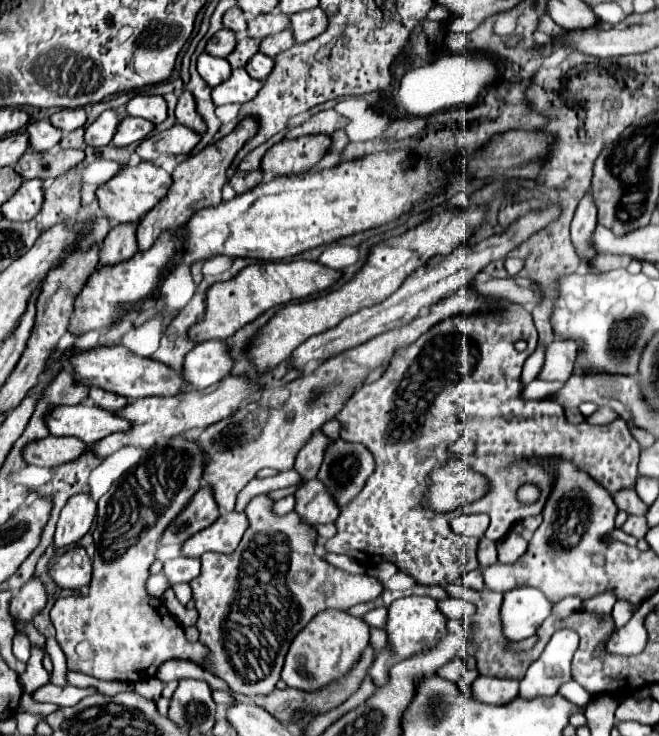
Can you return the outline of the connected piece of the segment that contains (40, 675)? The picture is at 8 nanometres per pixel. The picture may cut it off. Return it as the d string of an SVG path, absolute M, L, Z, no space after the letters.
M36 646L31 647L30 660L26 663L24 674L19 677L25 694L32 694L36 688L48 682L48 672L43 666L44 652Z

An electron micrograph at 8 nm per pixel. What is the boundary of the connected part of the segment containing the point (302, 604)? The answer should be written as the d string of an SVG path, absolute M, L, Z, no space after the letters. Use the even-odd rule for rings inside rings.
M256 496L252 498L252 502L246 506L246 516L248 516L248 530L244 532L244 538L242 542L238 544L238 548L232 552L232 554L204 554L202 556L202 574L196 576L192 582L190 582L190 588L192 588L192 596L194 596L194 604L196 604L196 610L198 610L198 622L196 622L196 628L200 632L200 642L208 648L208 654L204 658L204 668L216 676L220 676L234 692L240 692L240 694L246 694L246 696L268 696L272 694L272 690L276 690L276 682L280 680L280 670L282 670L282 664L284 664L284 656L288 652L288 646L292 642L292 638L320 612L320 610L326 610L326 608L336 608L336 610L348 610L352 608L354 604L360 604L360 602L370 602L374 598L378 598L382 594L382 584L367 574L353 575L328 564L326 560L322 560L314 550L316 550L316 542L312 542L312 530L308 530L308 526L304 526L304 522L300 522L300 516L296 512L290 512L286 516L276 516L270 512L270 506L272 506L272 500L266 498L266 496ZM298 570L310 570L312 578L308 584L296 584L292 580L292 576L298 572Z

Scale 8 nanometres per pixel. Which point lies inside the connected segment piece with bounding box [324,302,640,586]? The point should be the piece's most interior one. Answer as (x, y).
(463, 374)

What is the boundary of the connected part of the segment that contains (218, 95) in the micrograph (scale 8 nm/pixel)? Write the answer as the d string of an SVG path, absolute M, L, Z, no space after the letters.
M244 68L232 70L232 76L226 82L212 88L212 100L214 100L216 106L230 104L230 102L244 104L258 94L260 86L262 86L262 82L250 78Z

